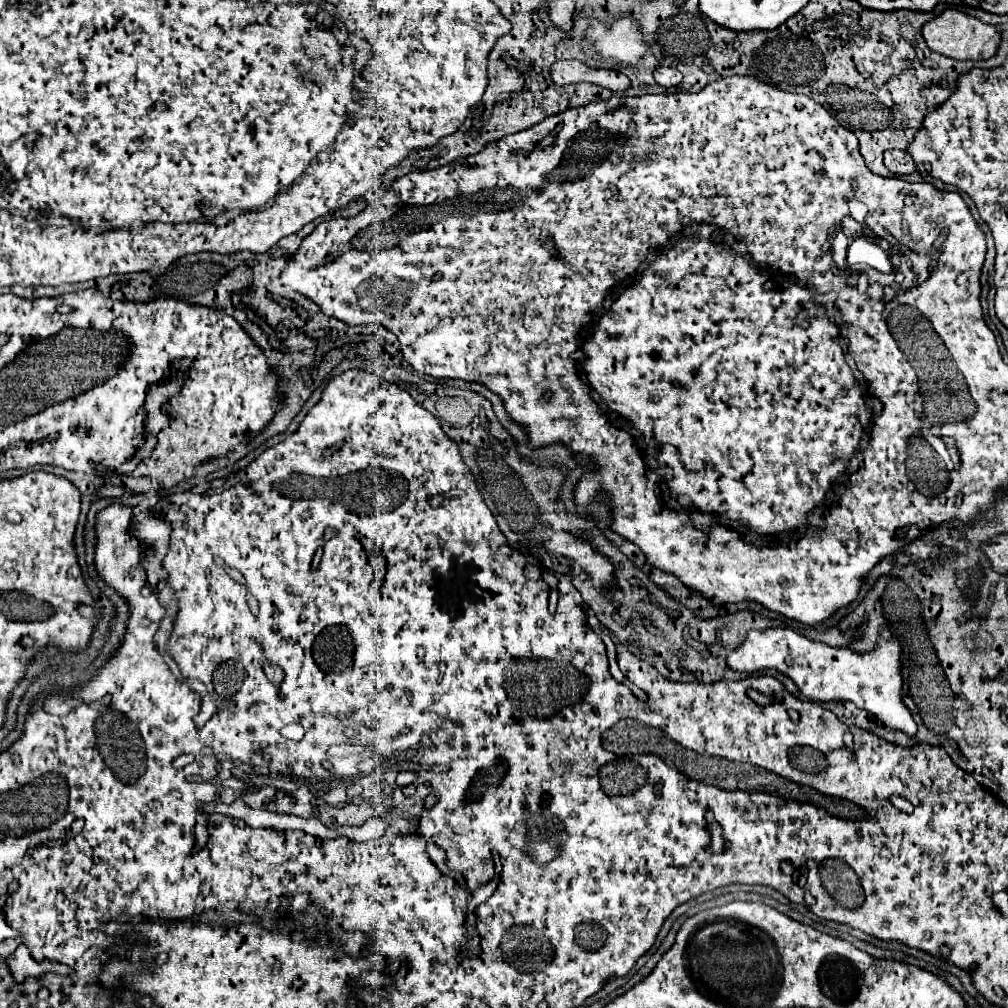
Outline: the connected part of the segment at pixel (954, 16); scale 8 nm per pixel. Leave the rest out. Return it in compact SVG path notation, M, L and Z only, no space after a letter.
M952 8L944 10L932 22L924 24L922 36L930 50L934 50L942 56L948 56L948 58L956 58L956 60L988 60L996 54L998 44L1000 44L1000 32L996 30L996 26L984 24L982 20L978 20L974 16L968 16L968 14L952 10Z

